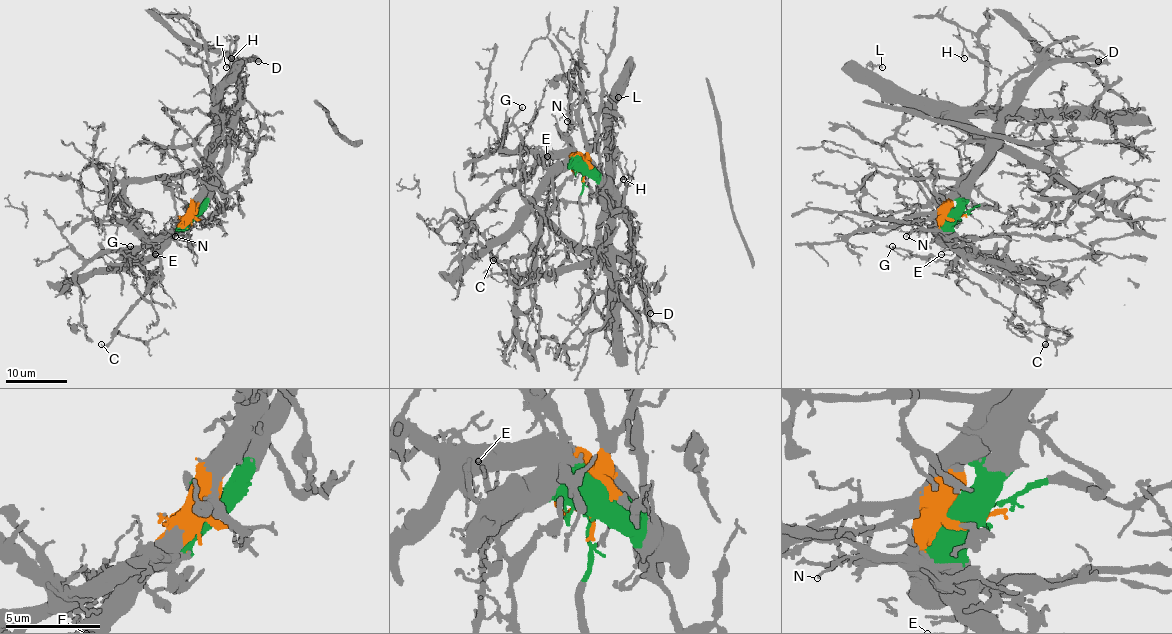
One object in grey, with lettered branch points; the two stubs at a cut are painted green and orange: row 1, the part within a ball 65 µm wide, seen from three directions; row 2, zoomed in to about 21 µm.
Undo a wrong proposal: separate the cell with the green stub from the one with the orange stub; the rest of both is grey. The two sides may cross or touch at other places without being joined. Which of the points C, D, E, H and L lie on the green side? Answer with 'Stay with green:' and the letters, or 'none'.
Stay with green: C, D, E

